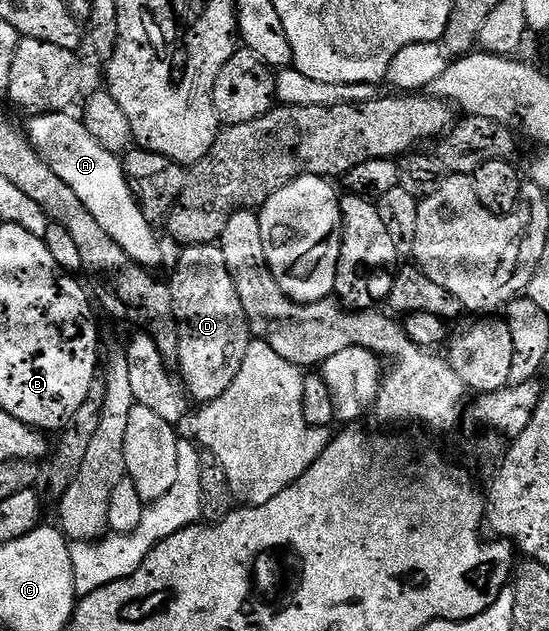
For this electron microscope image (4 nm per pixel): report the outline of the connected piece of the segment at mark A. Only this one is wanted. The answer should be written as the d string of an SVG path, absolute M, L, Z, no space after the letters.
M64 111L30 116L27 119L27 124L24 124L24 131L30 138L30 145L38 151L45 164L52 166L52 170L56 170L57 176L69 188L76 190L76 198L80 198L80 202L84 202L84 206L88 206L88 214L92 214L92 218L96 218L96 222L100 222L100 226L104 226L104 231L111 238L116 238L116 242L135 262L151 270L157 269L157 264L162 260L162 248L158 245L157 234L154 233L157 231L155 225L150 224L148 218L144 218L144 214L140 210L126 181L121 159L115 153L104 150L104 146L100 146L100 142L86 129L86 125L77 115L70 115L69 111Z

